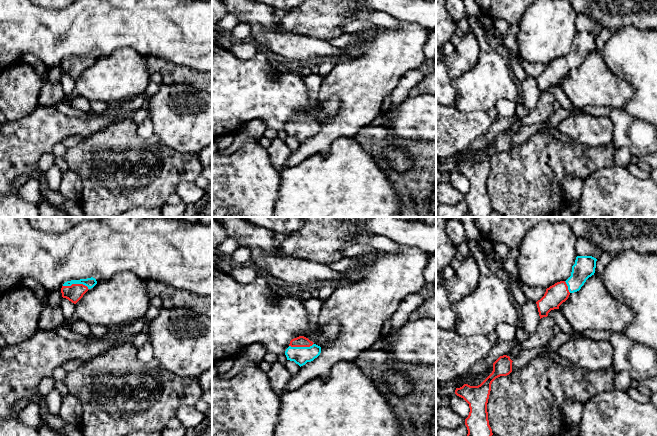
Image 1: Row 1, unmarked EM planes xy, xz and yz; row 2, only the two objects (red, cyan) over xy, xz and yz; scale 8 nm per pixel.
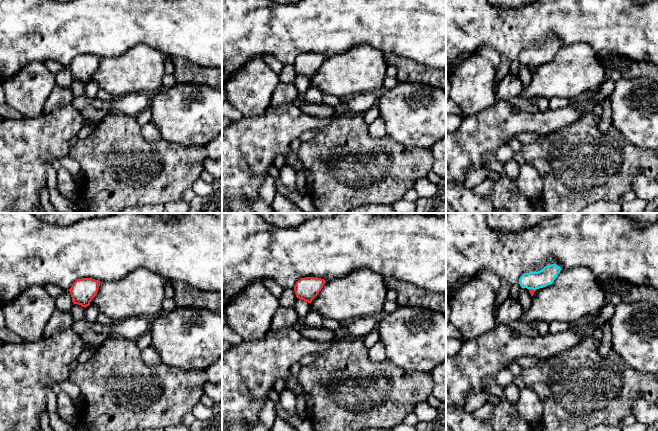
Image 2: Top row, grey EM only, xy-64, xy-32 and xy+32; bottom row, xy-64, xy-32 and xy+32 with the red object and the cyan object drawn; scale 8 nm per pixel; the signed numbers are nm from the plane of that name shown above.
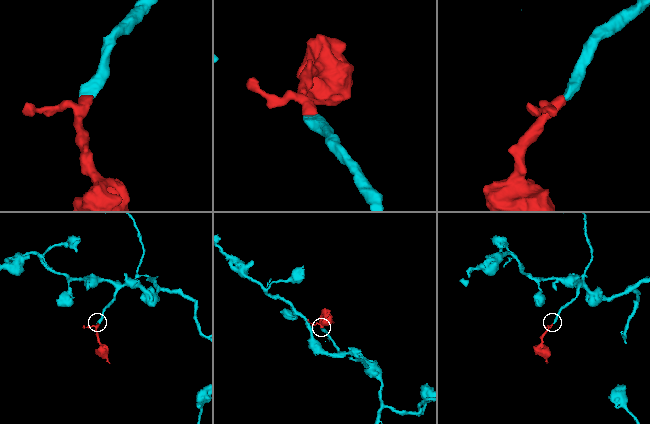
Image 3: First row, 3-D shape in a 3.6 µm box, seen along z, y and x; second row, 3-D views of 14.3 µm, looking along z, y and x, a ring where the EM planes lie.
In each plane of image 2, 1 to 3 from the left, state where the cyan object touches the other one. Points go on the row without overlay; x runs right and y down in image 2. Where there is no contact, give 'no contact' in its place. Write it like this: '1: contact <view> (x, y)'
1: no contact
2: no contact
3: contact xy+32 (532, 65)

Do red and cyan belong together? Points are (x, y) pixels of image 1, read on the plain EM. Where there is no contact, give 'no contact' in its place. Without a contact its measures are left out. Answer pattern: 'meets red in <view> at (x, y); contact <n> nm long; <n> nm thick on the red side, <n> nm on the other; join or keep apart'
meets red in xy at (76, 60); contact 220 nm long; 140 nm thick on the red side, 80 nm on the other; join

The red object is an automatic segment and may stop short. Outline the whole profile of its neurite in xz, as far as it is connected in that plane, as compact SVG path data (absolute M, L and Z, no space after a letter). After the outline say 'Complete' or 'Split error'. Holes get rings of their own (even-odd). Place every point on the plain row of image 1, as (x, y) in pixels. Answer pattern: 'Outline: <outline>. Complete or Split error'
Outline: M304 112L292 115L285 127L287 136L294 137L300 143L313 137L320 129L321 123Z. Split error

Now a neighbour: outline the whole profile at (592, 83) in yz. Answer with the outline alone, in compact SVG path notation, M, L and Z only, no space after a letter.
M596 51L589 53L579 67L570 69L559 86L575 108L622 108L635 95L634 87L616 76Z

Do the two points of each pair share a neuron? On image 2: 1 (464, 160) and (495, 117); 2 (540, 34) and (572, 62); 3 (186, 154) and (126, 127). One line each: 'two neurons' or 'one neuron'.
1: one neuron
2: two neurons
3: one neuron

